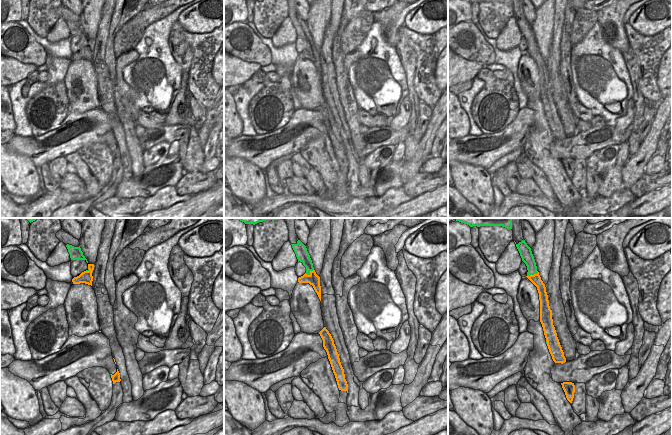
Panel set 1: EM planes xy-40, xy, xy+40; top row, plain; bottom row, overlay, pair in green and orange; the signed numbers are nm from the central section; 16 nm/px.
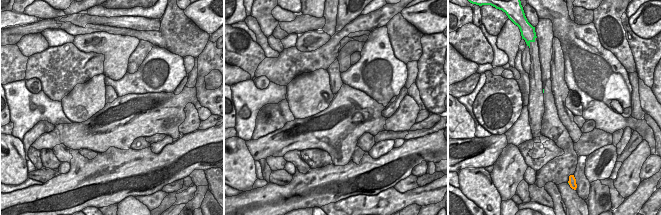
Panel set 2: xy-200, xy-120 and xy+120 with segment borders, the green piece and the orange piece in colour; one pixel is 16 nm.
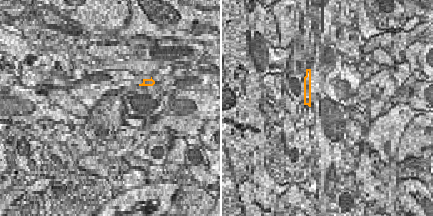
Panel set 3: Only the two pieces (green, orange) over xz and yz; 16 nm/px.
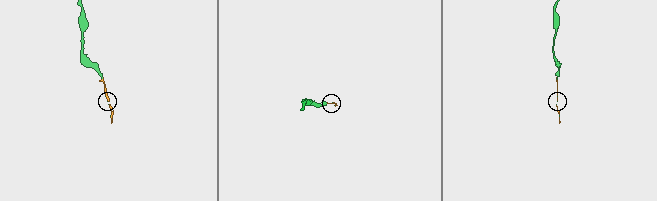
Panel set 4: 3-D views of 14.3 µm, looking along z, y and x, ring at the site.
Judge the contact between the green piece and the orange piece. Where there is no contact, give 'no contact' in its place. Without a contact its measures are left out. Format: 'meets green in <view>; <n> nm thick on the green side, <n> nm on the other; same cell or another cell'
meets green in xy+40; 180 nm thick on the green side, 160 nm on the other; another cell

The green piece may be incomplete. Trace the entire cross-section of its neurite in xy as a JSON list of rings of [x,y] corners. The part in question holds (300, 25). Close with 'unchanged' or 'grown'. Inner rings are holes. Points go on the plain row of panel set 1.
[[[298,16],[296,20],[291,21],[298,37],[302,38],[306,43],[306,50],[310,51],[310,48],[314,46],[314,43],[306,22],[300,16]]]; unchanged

